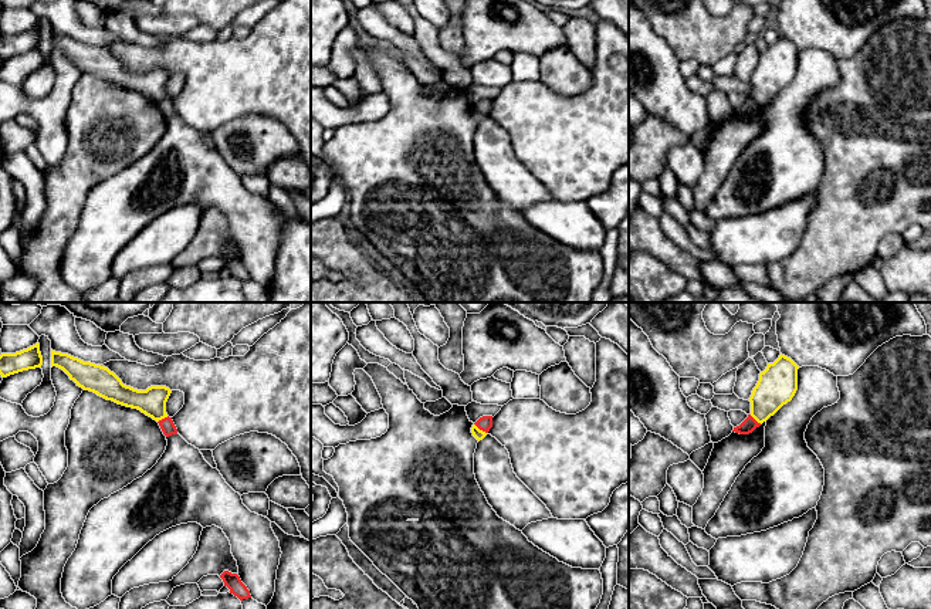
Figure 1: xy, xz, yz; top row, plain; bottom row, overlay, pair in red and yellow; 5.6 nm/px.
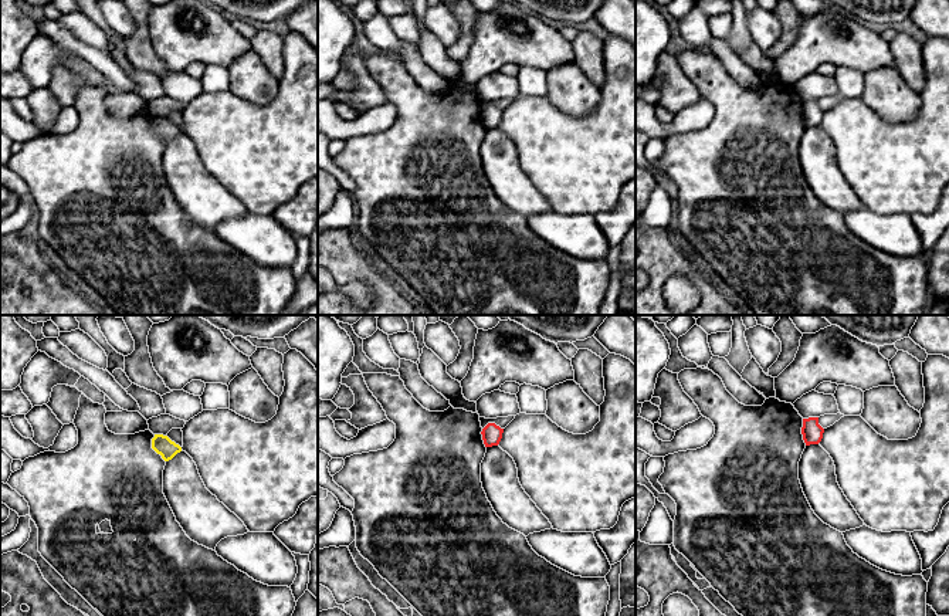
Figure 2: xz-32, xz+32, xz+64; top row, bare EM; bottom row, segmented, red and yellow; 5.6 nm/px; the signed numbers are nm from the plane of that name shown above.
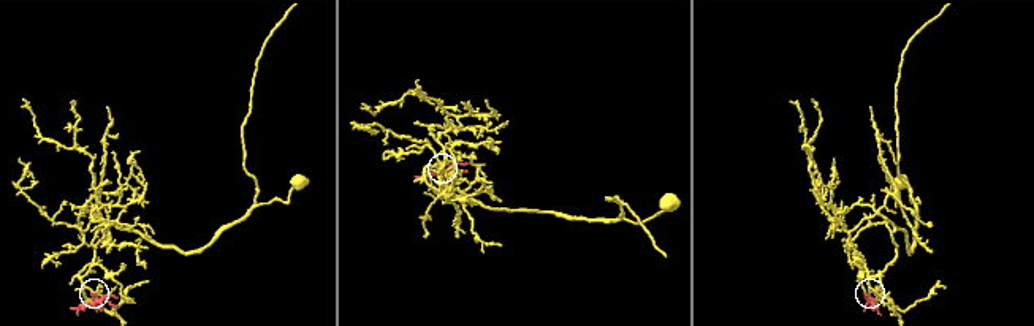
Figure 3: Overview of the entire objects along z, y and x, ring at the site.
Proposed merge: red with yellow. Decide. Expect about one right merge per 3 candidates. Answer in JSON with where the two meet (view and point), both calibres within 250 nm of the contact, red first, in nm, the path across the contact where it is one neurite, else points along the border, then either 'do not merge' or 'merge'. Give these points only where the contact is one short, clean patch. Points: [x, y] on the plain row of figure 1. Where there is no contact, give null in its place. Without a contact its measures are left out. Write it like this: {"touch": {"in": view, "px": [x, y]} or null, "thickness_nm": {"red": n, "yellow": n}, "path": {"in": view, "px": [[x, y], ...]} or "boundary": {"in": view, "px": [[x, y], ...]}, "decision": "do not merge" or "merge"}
{"touch": {"in": "xz", "px": [481, 111]}, "thickness_nm": {"red": 90, "yellow": 60}, "boundary": {"in": "xz", "px": [[474, 105], [487, 115]]}, "decision": "do not merge"}

